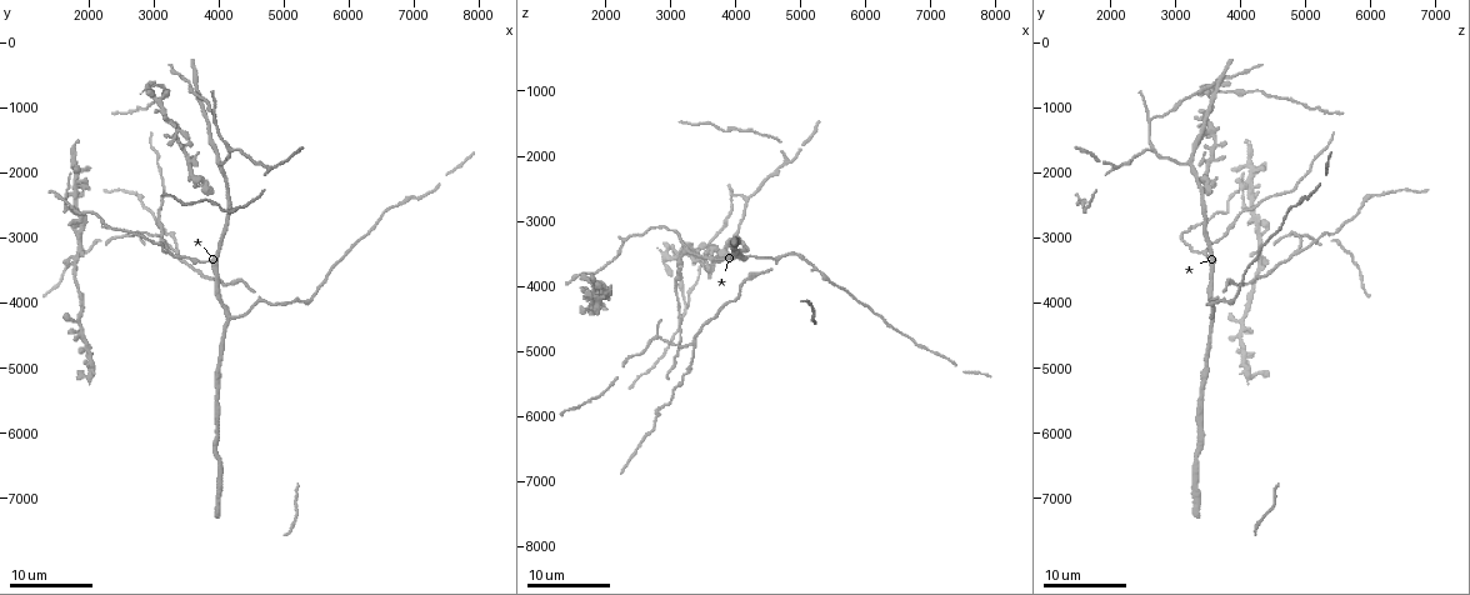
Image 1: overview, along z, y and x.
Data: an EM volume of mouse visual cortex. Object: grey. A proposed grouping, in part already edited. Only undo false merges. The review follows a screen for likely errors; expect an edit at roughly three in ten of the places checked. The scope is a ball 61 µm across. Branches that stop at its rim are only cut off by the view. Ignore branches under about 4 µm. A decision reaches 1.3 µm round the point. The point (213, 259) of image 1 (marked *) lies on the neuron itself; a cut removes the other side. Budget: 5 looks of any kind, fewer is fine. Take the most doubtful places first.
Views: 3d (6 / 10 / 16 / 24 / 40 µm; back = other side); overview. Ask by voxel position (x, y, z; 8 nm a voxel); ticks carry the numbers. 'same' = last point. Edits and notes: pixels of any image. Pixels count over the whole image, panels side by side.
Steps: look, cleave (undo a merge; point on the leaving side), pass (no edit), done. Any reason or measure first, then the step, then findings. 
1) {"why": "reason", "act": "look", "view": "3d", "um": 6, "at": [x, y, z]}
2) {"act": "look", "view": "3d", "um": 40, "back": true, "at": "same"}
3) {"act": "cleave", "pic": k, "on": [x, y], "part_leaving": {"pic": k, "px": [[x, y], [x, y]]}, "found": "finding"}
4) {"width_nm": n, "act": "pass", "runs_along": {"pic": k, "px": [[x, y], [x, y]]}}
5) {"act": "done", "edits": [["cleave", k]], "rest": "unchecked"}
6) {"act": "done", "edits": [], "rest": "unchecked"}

{"why": "small branch off a trunk", "act": "look", "view": "3d", "um": 16, "at": [4000, 1850, 3150]}

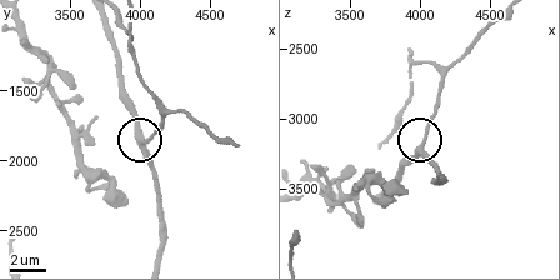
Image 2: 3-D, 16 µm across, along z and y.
{"act": "look", "view": "3d", "um": 6, "at": [4020, 1880, 3160]}

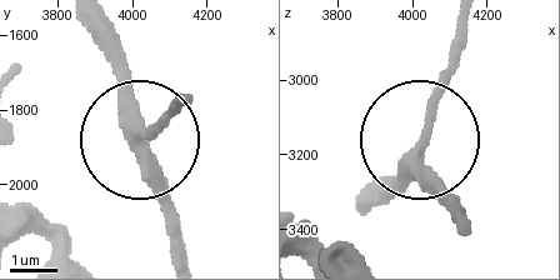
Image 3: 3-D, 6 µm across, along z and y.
{"width_nm": 260, "act": "pass", "runs_along": {"pic": 3, "px": [[461, 226], [425, 158], [425, 110], [458, 43]]}, "found": "continuous, no second neuron"}

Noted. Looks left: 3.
{"why": "four or more arms meet", "act": "look", "view": "3d", "um": 16, "at": [3500, 1850, 3550]}

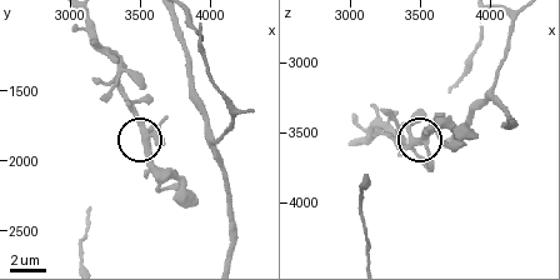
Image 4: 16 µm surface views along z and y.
{"act": "look", "view": "3d", "um": 6, "at": "same"}

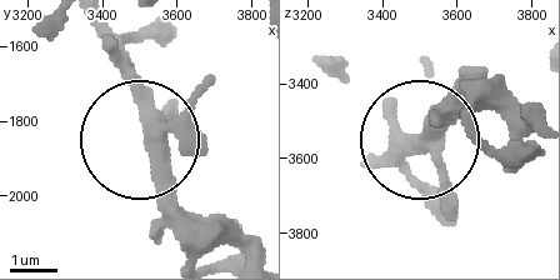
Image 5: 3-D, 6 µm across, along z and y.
{"width_nm": 340, "act": "pass", "found": "one neuron here"}

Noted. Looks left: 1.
{"act": "done", "edits": [], "rest": "unchecked"}

